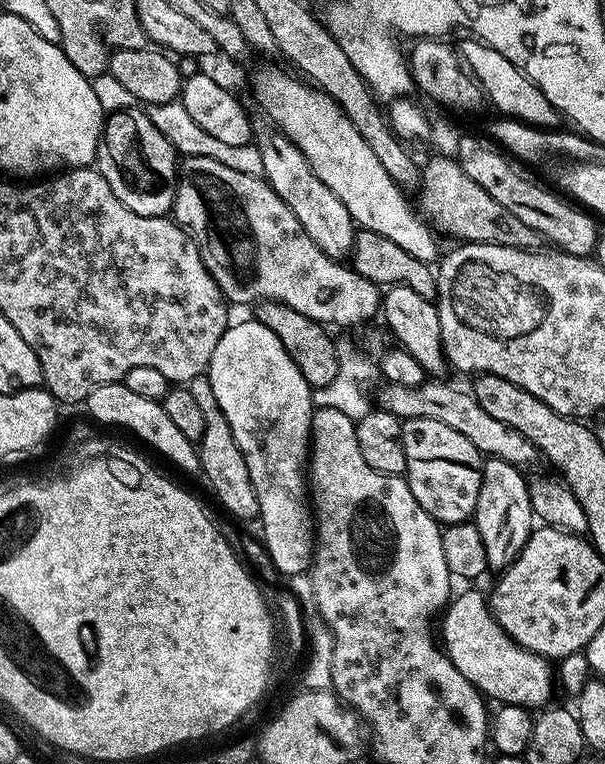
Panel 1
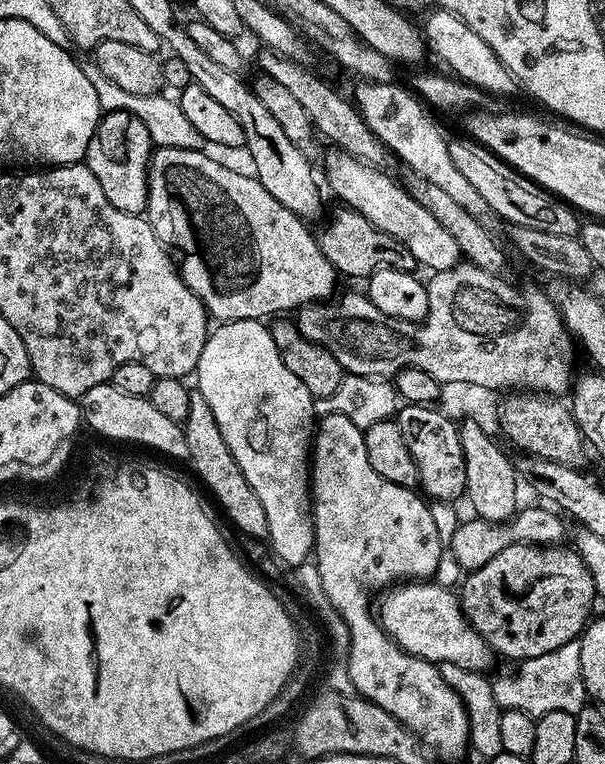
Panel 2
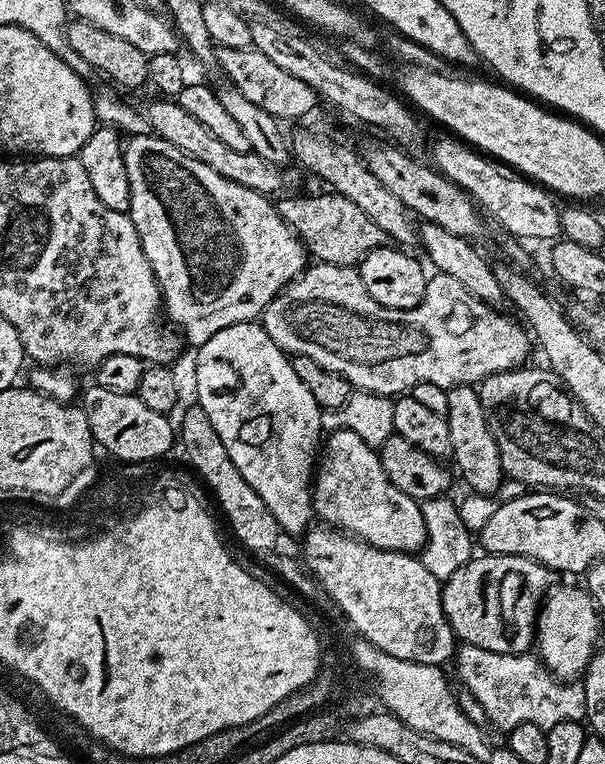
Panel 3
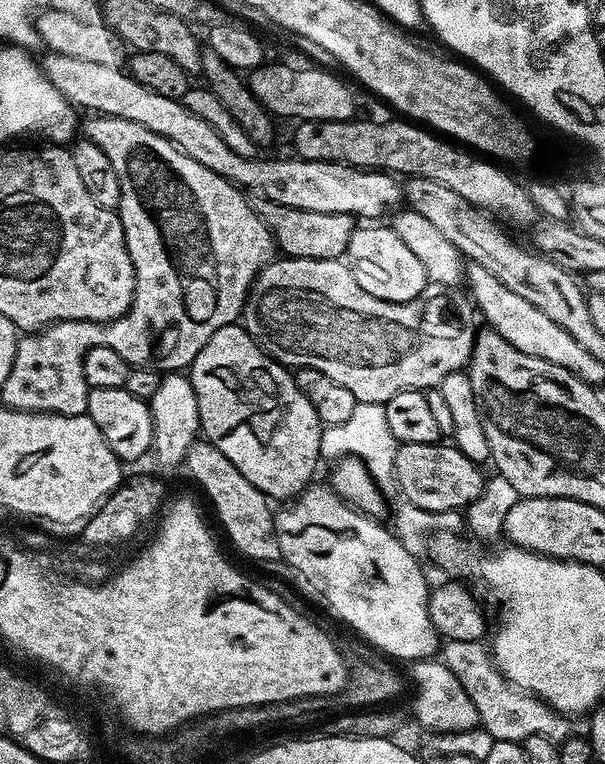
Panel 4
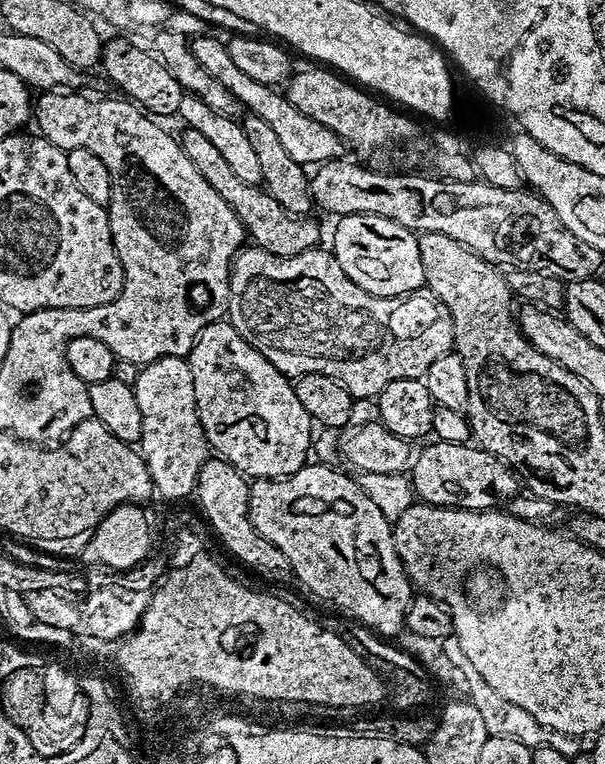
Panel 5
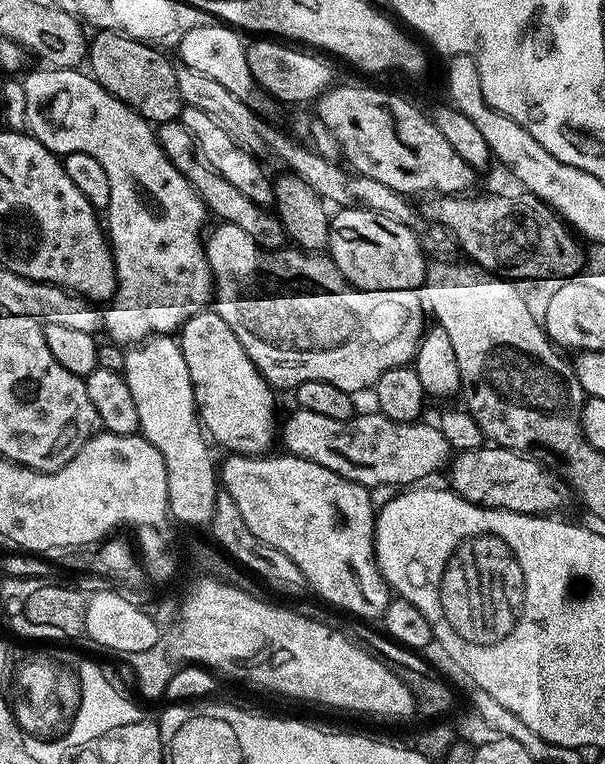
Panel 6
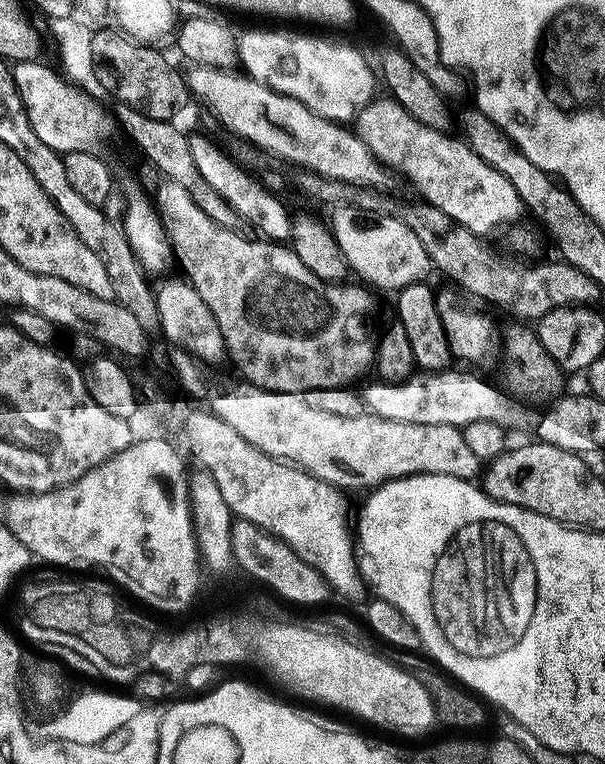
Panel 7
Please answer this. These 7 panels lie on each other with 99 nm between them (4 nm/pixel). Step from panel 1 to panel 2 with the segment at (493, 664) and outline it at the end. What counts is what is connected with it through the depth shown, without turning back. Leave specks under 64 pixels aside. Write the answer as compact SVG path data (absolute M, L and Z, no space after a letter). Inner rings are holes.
M400 582L383 593L384 601L378 604L381 628L402 650L439 666L452 662L483 673L494 661L494 653L487 642L472 628L471 622L460 608L460 597L455 591L447 592L436 582Z

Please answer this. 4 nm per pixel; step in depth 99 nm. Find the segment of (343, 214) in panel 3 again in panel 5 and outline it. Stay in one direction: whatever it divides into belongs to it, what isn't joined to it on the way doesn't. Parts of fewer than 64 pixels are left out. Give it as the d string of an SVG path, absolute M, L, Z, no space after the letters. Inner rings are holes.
M185 127L183 131L184 133L179 133L178 136L180 149L186 154L186 158L190 158L190 162L194 162L194 166L198 166L198 174L202 174L202 178L206 178L206 182L210 182L216 193L238 214L247 239L255 247L275 256L293 256L302 254L321 243L320 224L312 220L311 215L295 216L294 213L278 206L278 202L274 202L274 198L265 192L260 184L242 182L242 178L238 178L233 168L222 159L222 154L210 142L210 138L206 138L199 130L193 128Z

